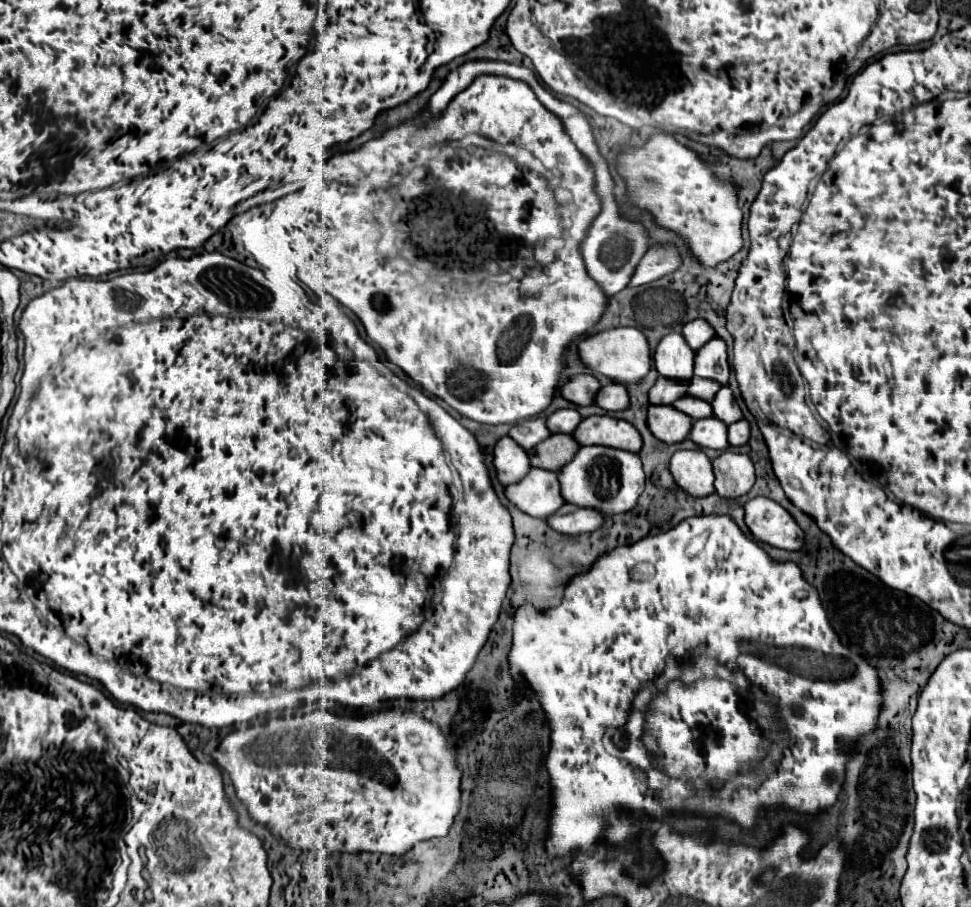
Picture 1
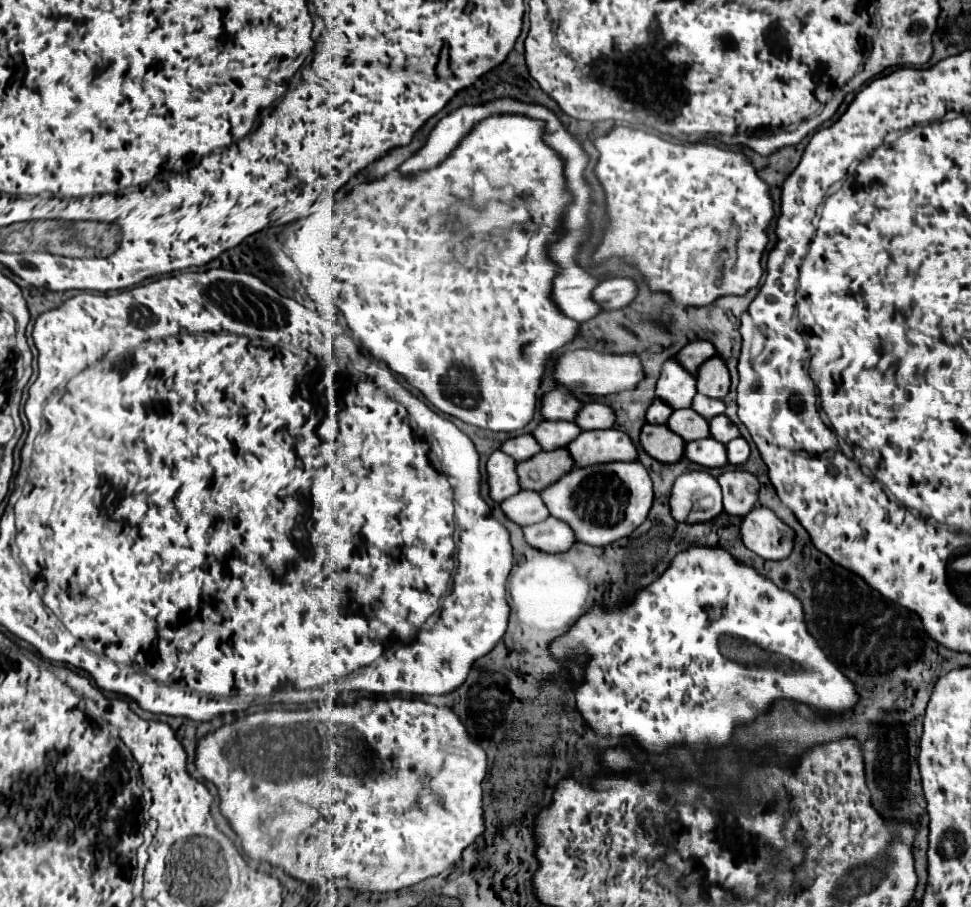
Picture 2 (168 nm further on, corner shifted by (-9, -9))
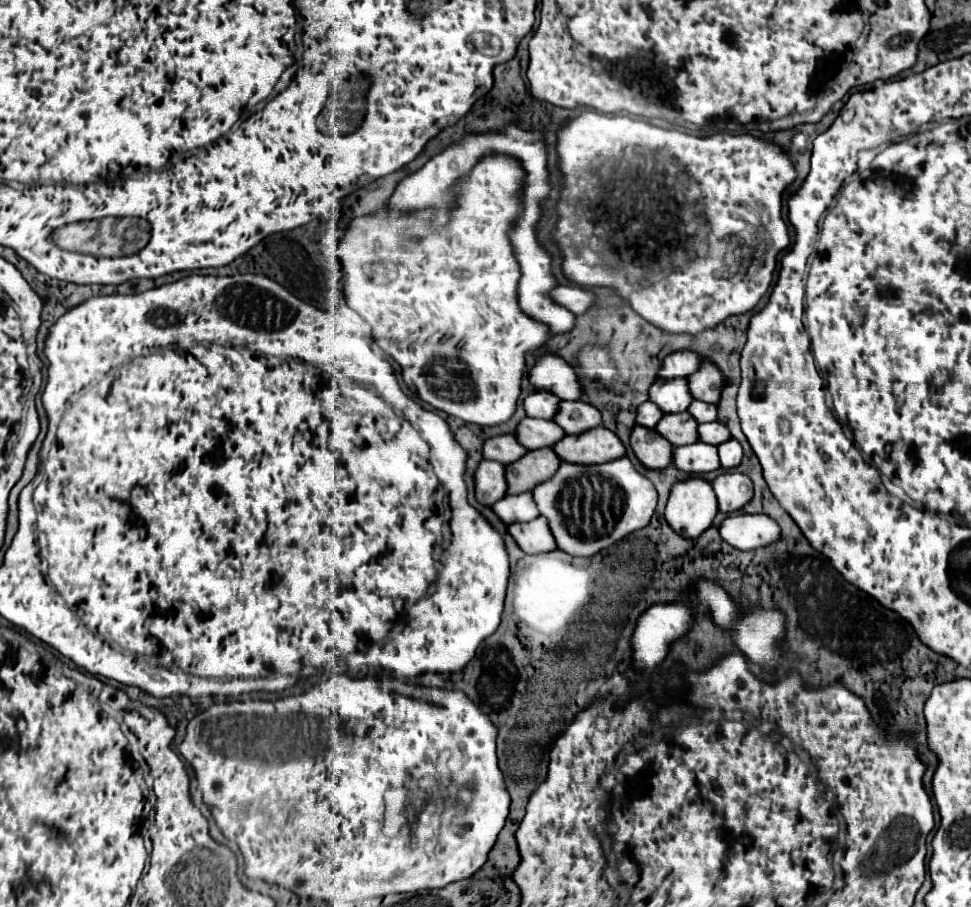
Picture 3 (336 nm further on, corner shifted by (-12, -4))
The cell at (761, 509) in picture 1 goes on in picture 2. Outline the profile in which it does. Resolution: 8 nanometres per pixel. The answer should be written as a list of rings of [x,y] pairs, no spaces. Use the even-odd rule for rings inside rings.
[[[754,508],[742,518],[742,542],[764,560],[782,560],[792,550],[792,530],[768,508]]]

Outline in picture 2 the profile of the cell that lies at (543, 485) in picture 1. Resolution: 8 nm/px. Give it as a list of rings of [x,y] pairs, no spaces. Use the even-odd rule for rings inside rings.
[[[522,490],[522,492],[514,494],[512,498],[504,500],[500,504],[500,508],[518,526],[538,524],[538,522],[542,522],[550,516],[542,498],[540,498],[540,494],[538,492],[528,492],[528,490]]]

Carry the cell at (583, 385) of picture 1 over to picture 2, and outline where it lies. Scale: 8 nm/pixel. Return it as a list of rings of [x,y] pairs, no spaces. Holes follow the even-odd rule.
[[[554,388],[542,396],[540,412],[544,420],[574,420],[580,406],[582,404],[576,400],[574,394]]]

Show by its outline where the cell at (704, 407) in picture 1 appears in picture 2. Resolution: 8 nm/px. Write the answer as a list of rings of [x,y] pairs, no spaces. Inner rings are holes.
[[[692,408],[674,410],[672,416],[668,418],[666,426],[670,430],[674,430],[674,434],[678,434],[680,438],[686,438],[686,442],[692,442],[692,440],[700,440],[700,438],[710,436],[708,420],[704,420]]]

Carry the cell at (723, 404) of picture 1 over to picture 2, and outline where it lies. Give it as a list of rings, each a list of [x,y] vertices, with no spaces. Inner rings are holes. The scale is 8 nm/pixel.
[[[720,414],[720,416],[716,416],[716,418],[710,420],[710,436],[714,440],[722,442],[722,444],[728,444],[730,440],[738,438],[740,432],[738,432],[738,428],[724,414]]]

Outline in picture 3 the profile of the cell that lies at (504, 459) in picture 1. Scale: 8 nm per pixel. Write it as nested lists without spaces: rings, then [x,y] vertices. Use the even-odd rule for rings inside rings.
[[[483,459],[475,471],[475,497],[483,505],[493,505],[507,495],[505,465]]]

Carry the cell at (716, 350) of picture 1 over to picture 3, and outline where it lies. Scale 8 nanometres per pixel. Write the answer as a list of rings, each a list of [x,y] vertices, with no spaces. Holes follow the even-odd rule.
[[[703,361],[697,373],[693,373],[687,381],[695,399],[701,399],[705,403],[719,403],[721,389],[725,385],[725,375],[717,365],[713,365],[713,361]]]

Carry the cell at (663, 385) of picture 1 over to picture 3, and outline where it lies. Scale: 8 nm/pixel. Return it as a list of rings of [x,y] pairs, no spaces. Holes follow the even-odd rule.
[[[645,401],[637,409],[637,423],[643,427],[655,427],[661,417],[663,417],[663,411],[653,401]]]

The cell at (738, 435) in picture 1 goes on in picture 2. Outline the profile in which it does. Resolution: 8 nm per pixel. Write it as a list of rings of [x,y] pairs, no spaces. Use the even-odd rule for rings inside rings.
[[[734,438],[726,444],[726,456],[732,466],[742,466],[750,456],[750,446],[744,438]]]

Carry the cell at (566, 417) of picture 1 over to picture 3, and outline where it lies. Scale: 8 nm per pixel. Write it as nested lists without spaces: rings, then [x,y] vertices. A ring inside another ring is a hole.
[[[525,417],[517,425],[515,435],[517,435],[517,441],[521,441],[521,445],[527,445],[527,449],[533,451],[543,447],[553,447],[557,441],[565,437],[565,431],[553,421]]]

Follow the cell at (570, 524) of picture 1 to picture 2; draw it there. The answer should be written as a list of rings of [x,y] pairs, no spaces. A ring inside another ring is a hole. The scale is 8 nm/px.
[[[552,516],[522,530],[526,544],[542,552],[566,552],[574,544],[574,532],[570,530],[570,526]]]

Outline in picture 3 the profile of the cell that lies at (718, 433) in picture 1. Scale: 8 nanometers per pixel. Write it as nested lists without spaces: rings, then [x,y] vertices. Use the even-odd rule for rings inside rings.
[[[697,441],[693,445],[683,445],[677,447],[673,451],[673,463],[689,473],[689,475],[699,475],[699,473],[707,473],[707,471],[715,471],[719,469],[719,455],[717,455],[717,447]]]

